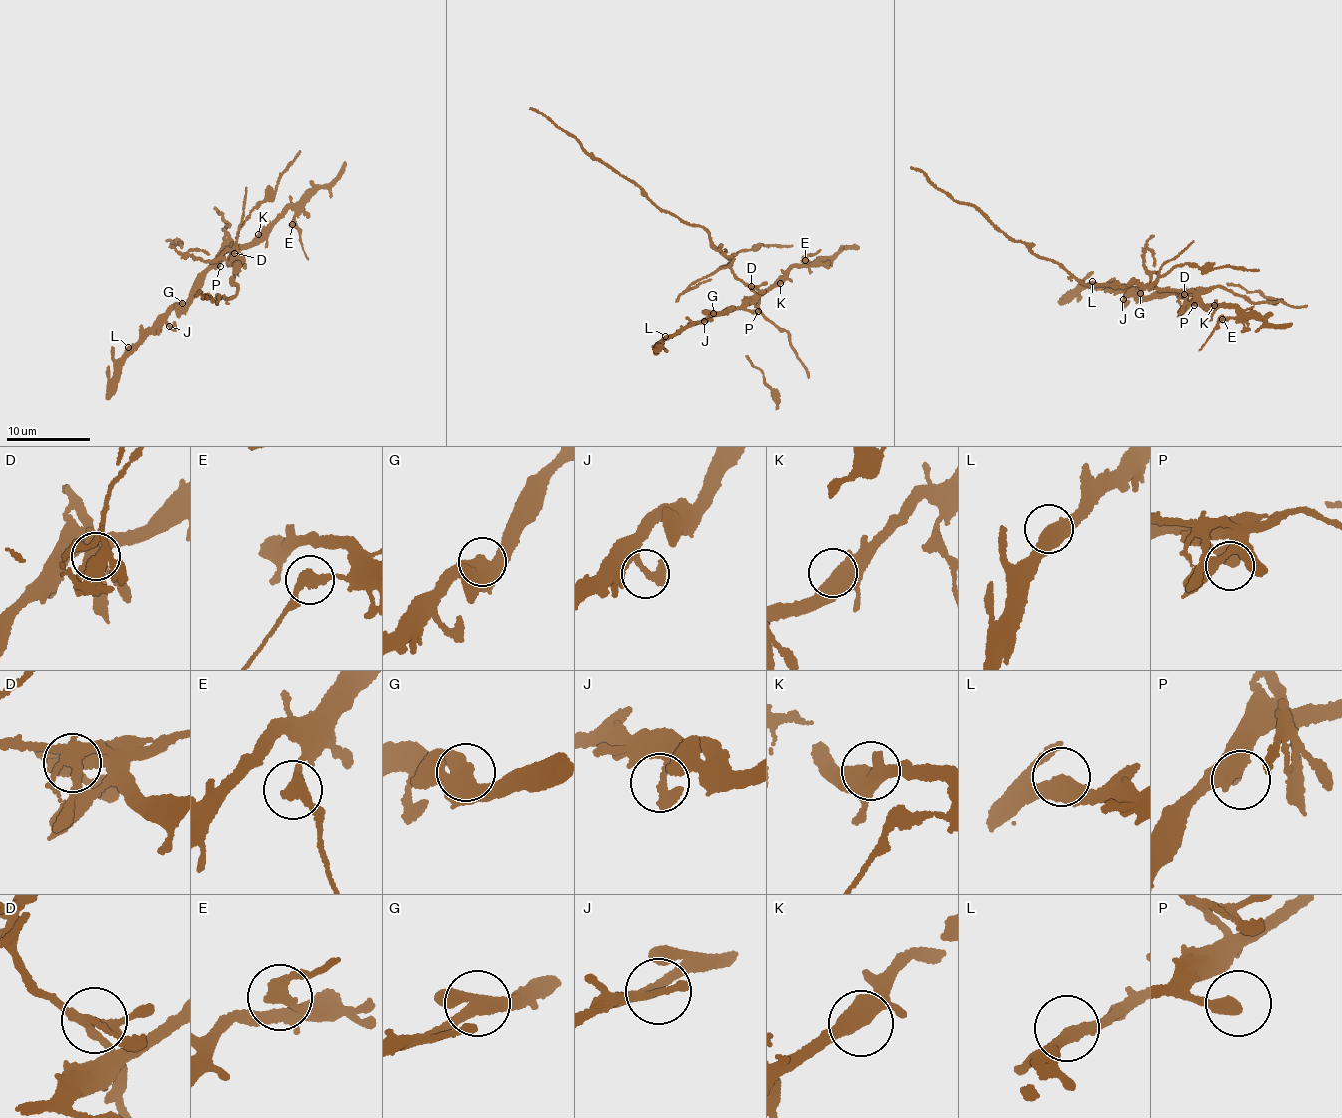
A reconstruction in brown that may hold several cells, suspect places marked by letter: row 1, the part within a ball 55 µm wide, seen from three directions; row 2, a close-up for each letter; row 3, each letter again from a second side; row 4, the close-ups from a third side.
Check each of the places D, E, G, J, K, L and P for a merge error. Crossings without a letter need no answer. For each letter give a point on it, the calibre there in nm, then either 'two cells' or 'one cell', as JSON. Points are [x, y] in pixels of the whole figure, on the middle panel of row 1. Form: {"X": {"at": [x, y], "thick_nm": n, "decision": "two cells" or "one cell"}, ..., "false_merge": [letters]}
{"D": {"at": [751, 286], "thick_nm": 320, "decision": "two cells"}, "E": {"at": [805, 260], "thick_nm": 420, "decision": "two cells"}, "G": {"at": [713, 313], "thick_nm": 440, "decision": "one cell"}, "J": {"at": [704, 321], "thick_nm": 360, "decision": "one cell"}, "K": {"at": [780, 283], "thick_nm": 400, "decision": "one cell"}, "L": {"at": [665, 336], "thick_nm": 440, "decision": "one cell"}, "P": {"at": [758, 311], "thick_nm": 550, "decision": "one cell"}, "false_merge": ["D", "E"]}

